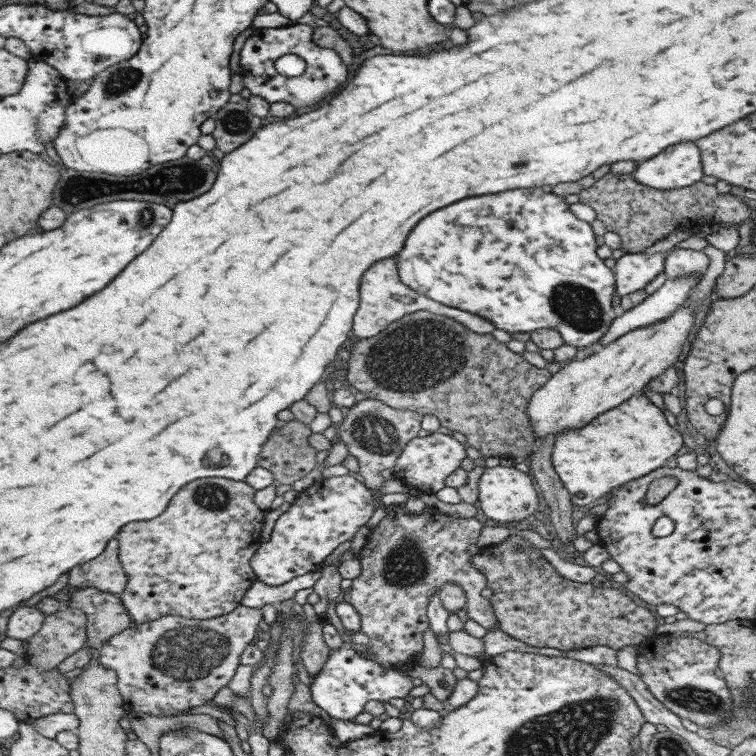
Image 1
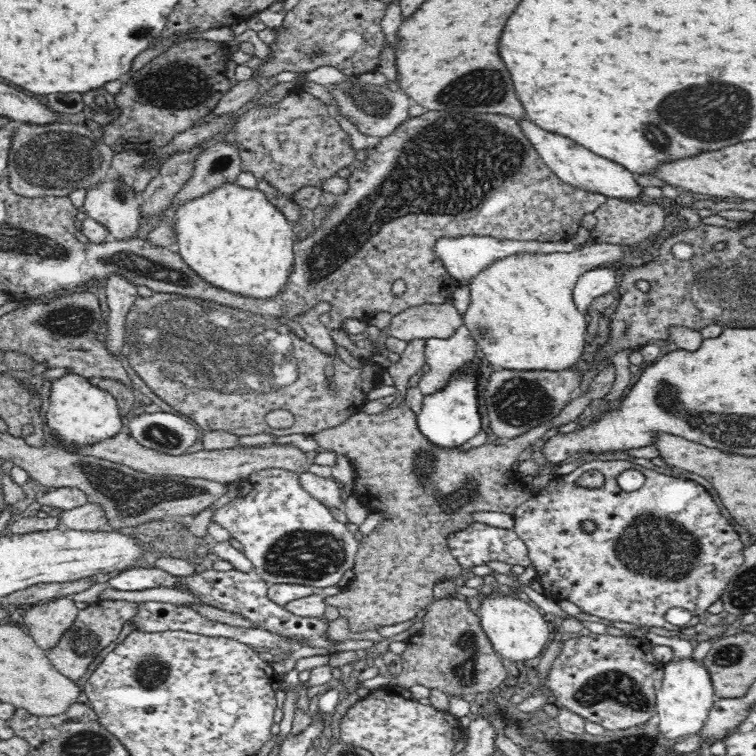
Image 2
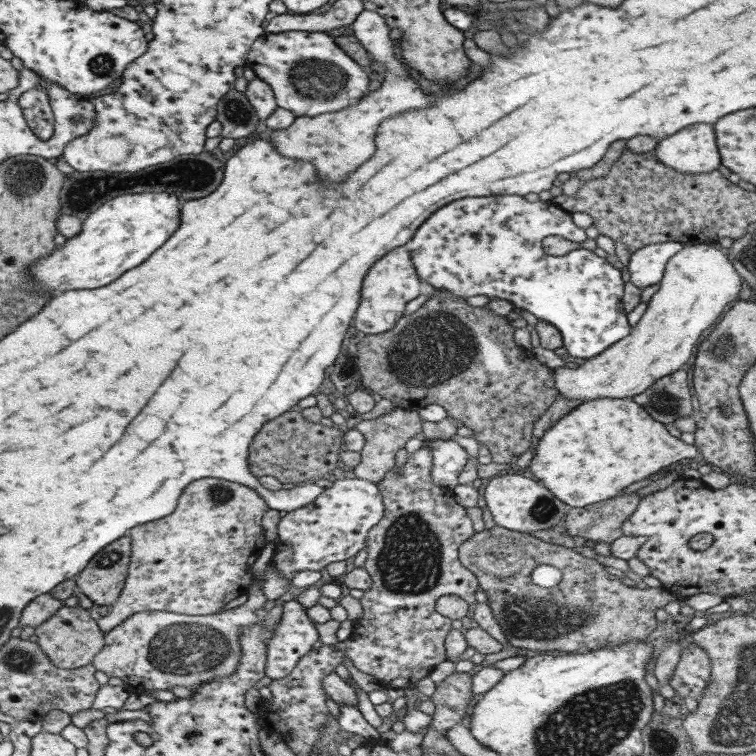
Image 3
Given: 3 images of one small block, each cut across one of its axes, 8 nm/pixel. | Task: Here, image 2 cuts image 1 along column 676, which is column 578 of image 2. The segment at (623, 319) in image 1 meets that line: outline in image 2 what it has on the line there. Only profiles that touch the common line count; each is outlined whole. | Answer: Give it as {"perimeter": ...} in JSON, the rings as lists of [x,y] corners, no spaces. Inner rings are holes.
{"perimeter":[[[598,266],[587,270],[575,284],[573,298],[576,307],[582,315],[586,315],[587,309],[596,296],[608,294],[610,290],[616,290],[616,269],[614,267]]]}

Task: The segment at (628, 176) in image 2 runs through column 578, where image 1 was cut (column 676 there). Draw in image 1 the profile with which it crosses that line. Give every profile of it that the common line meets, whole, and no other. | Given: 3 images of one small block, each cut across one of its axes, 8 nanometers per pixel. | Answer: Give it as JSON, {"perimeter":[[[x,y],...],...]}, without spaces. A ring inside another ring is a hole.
{"perimeter":[[[693,140],[673,144],[659,154],[638,163],[630,173],[633,181],[649,189],[681,189],[703,176],[699,149]]]}

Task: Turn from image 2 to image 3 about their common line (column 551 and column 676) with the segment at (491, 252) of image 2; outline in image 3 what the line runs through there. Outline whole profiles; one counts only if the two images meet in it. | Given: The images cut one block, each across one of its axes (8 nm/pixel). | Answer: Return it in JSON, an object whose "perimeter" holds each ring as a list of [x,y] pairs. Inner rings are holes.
{"perimeter":[[[679,242],[651,243],[633,251],[624,269],[629,272],[629,282],[637,288],[658,284],[666,262],[683,246]]]}

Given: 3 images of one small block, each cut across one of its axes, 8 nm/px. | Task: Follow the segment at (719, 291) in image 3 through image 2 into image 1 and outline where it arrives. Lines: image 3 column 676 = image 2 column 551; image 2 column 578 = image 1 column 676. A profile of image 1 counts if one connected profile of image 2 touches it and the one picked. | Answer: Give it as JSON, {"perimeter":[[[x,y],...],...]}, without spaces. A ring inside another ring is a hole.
{"perimeter":[[[672,248],[664,258],[664,273],[667,279],[678,279],[685,275],[693,275],[702,278],[707,268],[707,255],[697,250],[683,250]],[[683,304],[673,310],[671,317],[631,330],[582,360],[571,359],[550,375],[549,380],[526,402],[524,412],[530,420],[534,436],[556,436],[569,428],[585,426],[591,418],[619,405],[633,393],[640,394],[651,379],[659,376],[664,368],[671,367],[687,340],[697,307],[684,308]]]}

